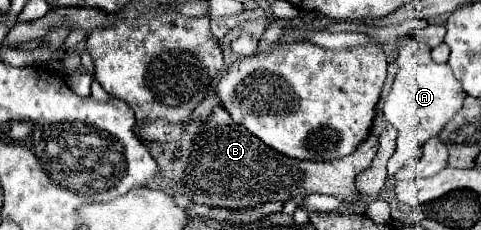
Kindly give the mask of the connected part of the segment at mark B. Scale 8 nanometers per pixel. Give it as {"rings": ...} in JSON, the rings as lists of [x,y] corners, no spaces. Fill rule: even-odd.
{"rings":[[[214,107],[208,121],[198,131],[188,165],[184,191],[192,203],[222,209],[246,209],[268,201],[288,201],[294,195],[338,195],[346,203],[356,201],[354,179],[360,171],[366,171],[376,157],[378,137],[370,135],[358,145],[354,153],[332,161],[298,161],[268,149],[260,139],[250,135],[244,127],[232,121],[232,117],[222,109]],[[192,179],[192,185],[190,185]]]}

